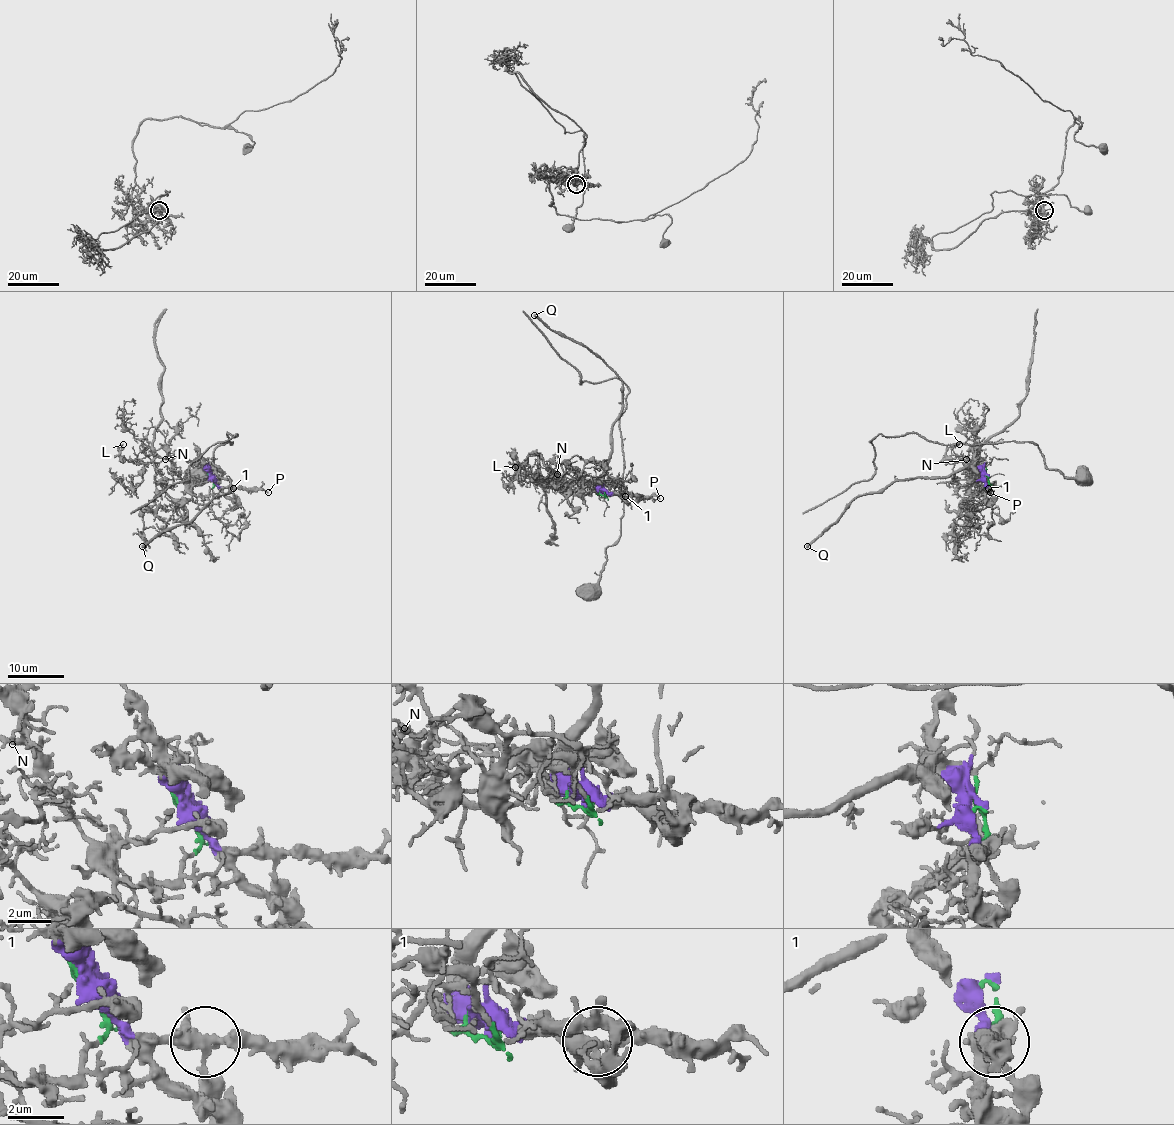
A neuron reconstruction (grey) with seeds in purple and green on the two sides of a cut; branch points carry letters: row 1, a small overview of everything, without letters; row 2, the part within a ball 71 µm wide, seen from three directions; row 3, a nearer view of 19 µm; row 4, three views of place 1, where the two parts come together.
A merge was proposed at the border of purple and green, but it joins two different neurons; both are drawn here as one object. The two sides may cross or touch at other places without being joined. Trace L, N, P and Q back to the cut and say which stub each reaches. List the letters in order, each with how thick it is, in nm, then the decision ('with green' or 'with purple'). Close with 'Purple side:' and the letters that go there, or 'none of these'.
L: 120 nm | with green
N: 120 nm | with green
P: 120 nm | with purple
Q: 360 nm | with purple
Purple side: P, Q

